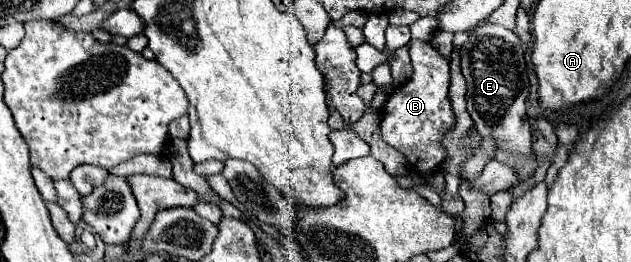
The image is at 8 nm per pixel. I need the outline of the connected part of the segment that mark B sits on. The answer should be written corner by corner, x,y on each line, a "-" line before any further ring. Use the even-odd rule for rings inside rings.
413,41
409,55
413,77
405,85
393,89
387,103
383,105
381,135
391,147
407,157
413,171
417,171
419,175
431,175
443,161
443,149
439,143
441,135
455,123
455,115
451,111
451,101
447,95
449,61
435,47
431,47
431,43
425,41

